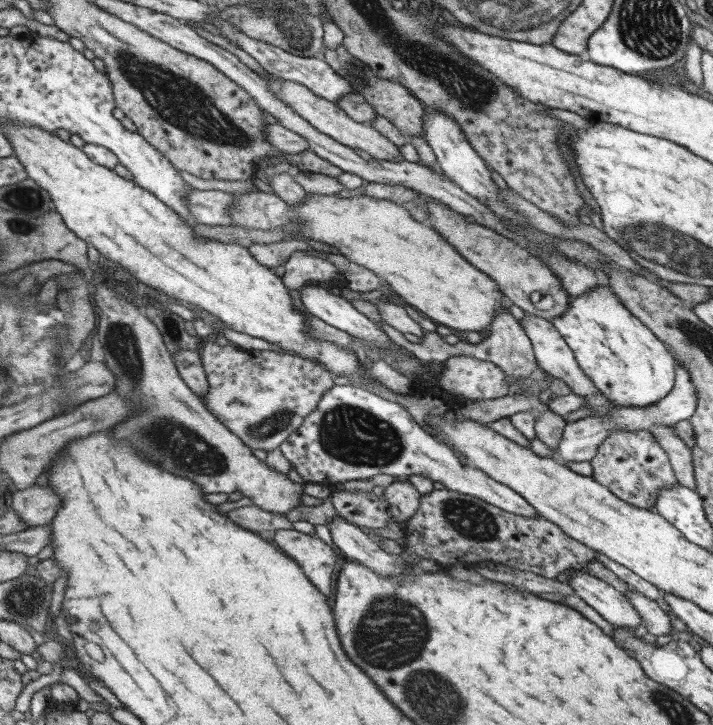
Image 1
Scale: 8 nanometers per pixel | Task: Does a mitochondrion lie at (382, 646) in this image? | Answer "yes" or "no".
yes

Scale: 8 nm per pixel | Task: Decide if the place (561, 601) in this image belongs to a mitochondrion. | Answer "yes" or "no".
no

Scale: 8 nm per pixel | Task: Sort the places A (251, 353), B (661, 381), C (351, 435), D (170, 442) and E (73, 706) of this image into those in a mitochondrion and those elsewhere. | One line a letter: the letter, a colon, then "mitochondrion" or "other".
A: other
B: other
C: mitochondrion
D: mitochondrion
E: other

